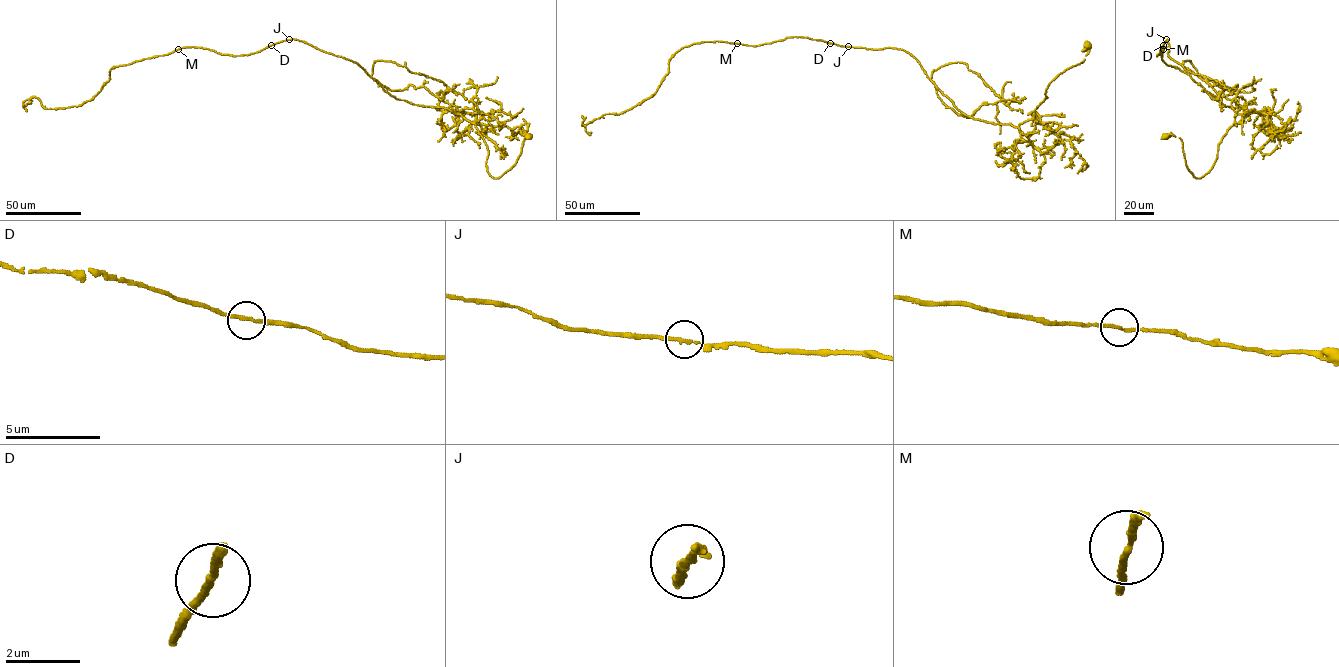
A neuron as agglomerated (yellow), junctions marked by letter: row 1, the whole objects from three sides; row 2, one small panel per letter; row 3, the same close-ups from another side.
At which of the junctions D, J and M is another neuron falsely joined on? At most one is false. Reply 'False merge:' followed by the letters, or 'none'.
False merge: none

